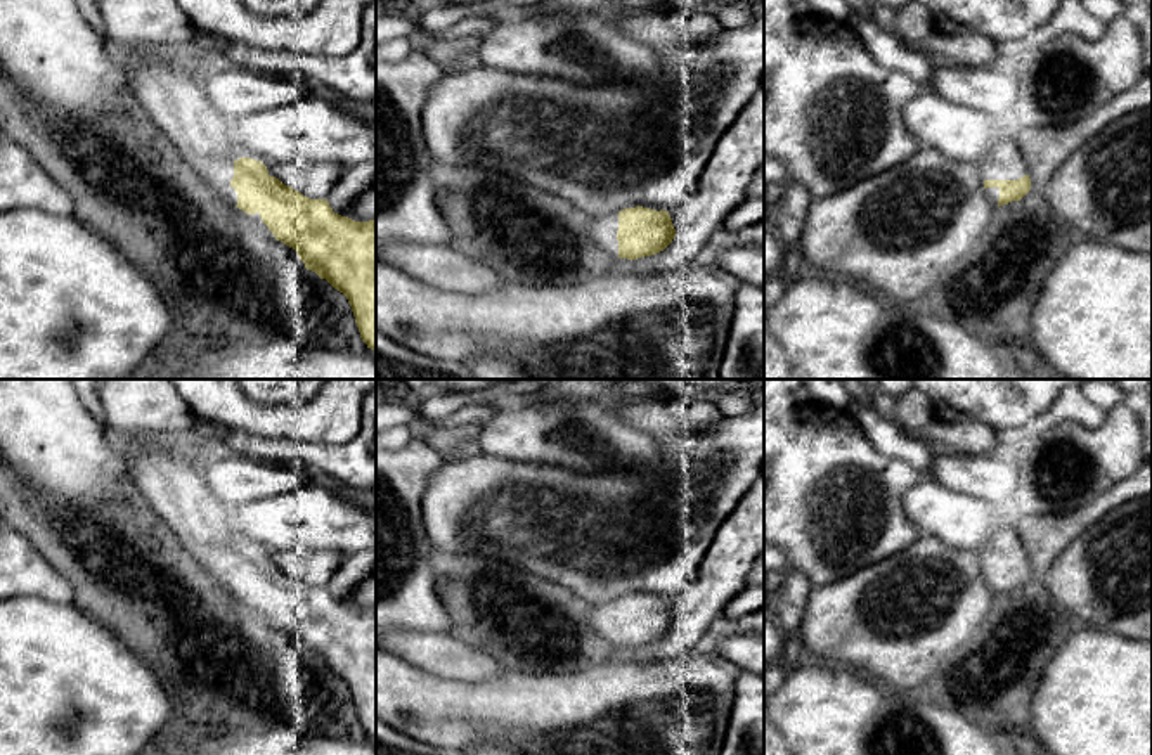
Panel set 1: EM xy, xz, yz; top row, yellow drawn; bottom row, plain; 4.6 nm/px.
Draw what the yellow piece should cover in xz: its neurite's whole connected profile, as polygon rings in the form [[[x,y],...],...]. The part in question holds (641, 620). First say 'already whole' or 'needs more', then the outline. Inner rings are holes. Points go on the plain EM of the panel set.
needs more; [[[636,594],[594,606],[589,623],[613,646],[637,648],[663,639],[676,616],[669,599]]]

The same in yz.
needs more; [[[1012,528],[1001,530],[998,544],[984,558],[984,578],[996,596],[1020,589],[1031,578],[1026,551]]]

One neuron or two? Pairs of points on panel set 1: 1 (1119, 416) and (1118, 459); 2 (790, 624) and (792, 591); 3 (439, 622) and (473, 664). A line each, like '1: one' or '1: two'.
1: one
2: one
3: two

